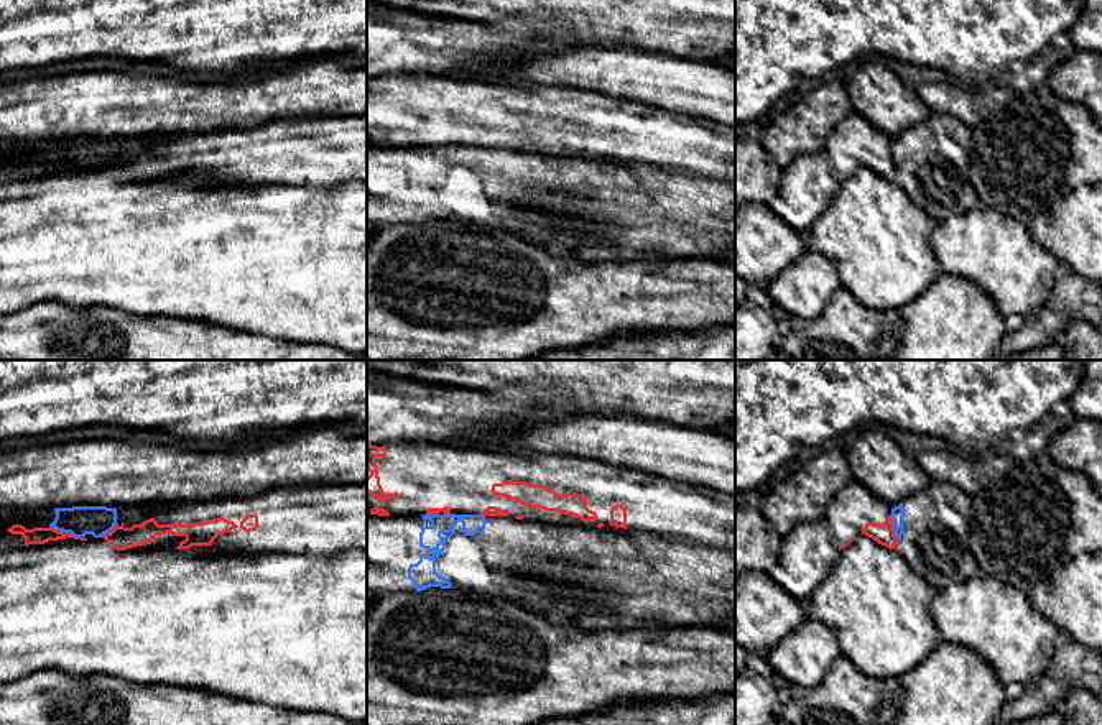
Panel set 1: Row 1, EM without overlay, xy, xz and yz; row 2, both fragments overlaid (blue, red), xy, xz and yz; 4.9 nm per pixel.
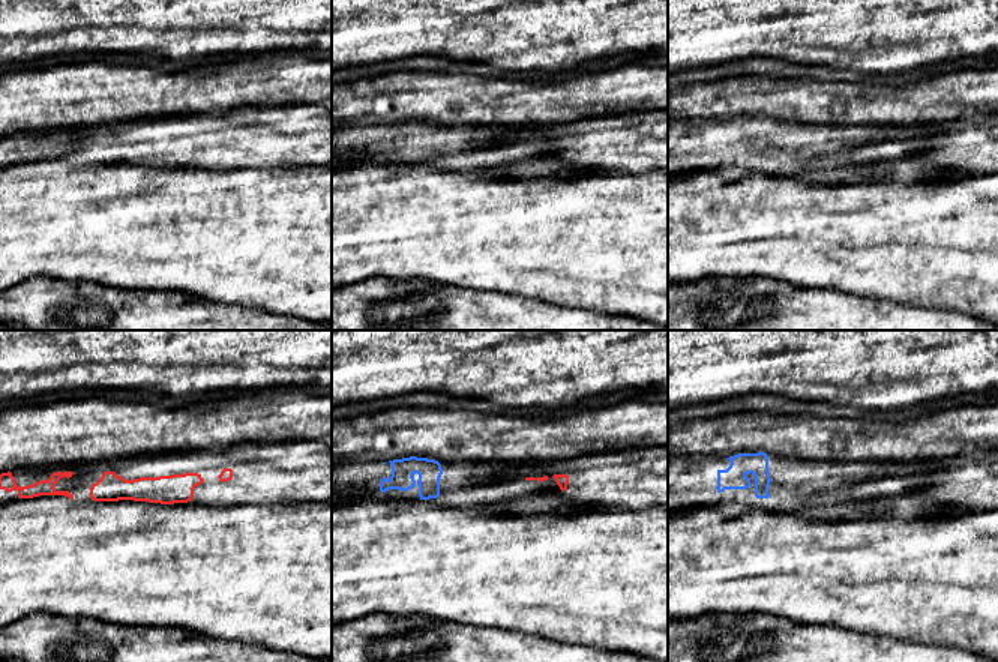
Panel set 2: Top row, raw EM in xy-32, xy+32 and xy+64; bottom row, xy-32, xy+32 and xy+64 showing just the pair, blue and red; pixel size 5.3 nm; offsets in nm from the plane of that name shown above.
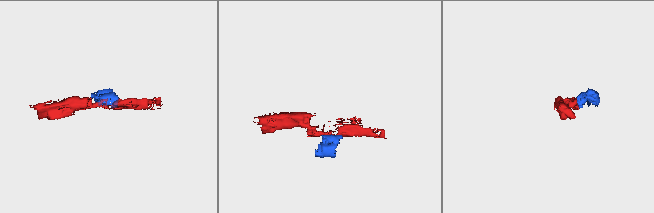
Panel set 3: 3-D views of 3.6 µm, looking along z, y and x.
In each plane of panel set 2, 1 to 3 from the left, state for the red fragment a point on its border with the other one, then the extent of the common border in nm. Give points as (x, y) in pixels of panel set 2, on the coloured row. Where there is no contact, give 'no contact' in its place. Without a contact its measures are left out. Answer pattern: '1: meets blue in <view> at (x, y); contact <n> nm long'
1: no contact
2: no contact
3: no contact

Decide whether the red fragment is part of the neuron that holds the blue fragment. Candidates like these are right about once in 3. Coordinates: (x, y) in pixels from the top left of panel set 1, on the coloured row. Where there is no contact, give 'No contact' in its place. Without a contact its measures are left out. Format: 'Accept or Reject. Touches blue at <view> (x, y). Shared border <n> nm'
Reject. Touches blue at xy (68, 531). Shared border 190 nm

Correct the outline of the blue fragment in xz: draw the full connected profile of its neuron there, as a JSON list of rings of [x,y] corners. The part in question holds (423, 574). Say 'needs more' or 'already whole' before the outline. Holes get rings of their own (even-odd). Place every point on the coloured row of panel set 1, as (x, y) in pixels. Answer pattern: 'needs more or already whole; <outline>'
needs more; [[[367,515],[367,589],[429,587],[507,597],[551,623],[582,630],[717,626],[735,613],[735,551],[610,524],[551,524],[482,515]]]

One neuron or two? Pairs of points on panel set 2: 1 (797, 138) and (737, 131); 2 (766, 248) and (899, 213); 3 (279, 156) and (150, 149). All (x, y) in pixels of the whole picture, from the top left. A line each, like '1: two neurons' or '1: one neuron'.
1: one neuron
2: one neuron
3: one neuron

